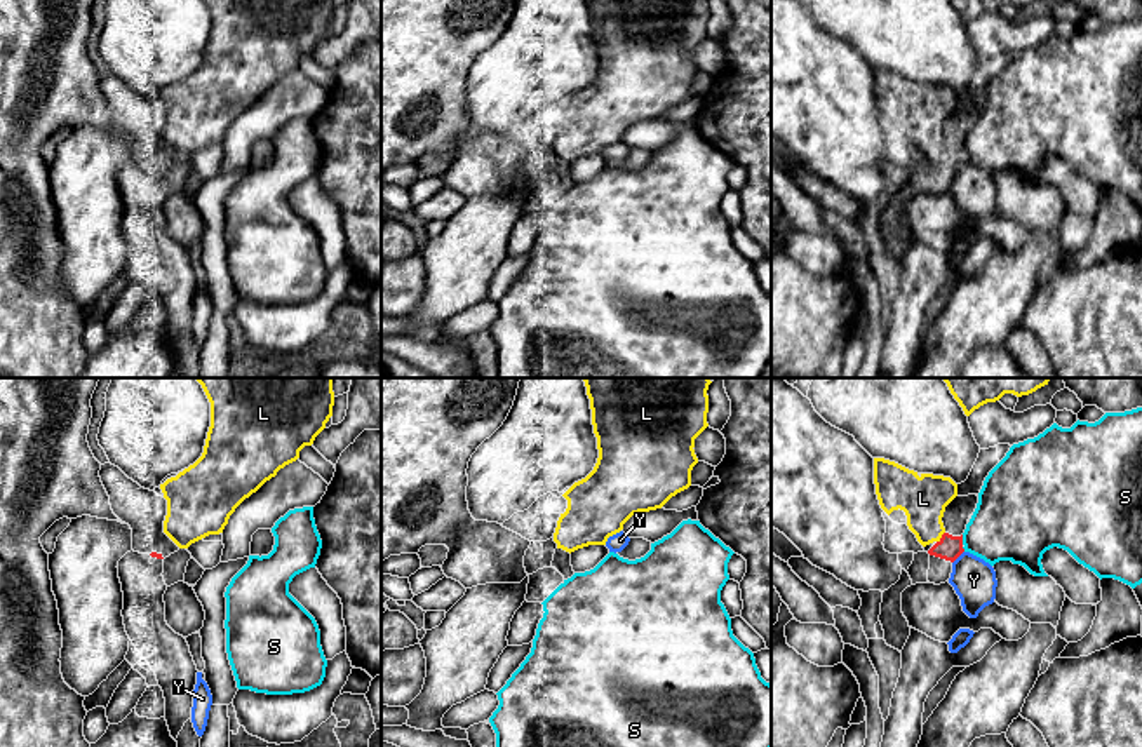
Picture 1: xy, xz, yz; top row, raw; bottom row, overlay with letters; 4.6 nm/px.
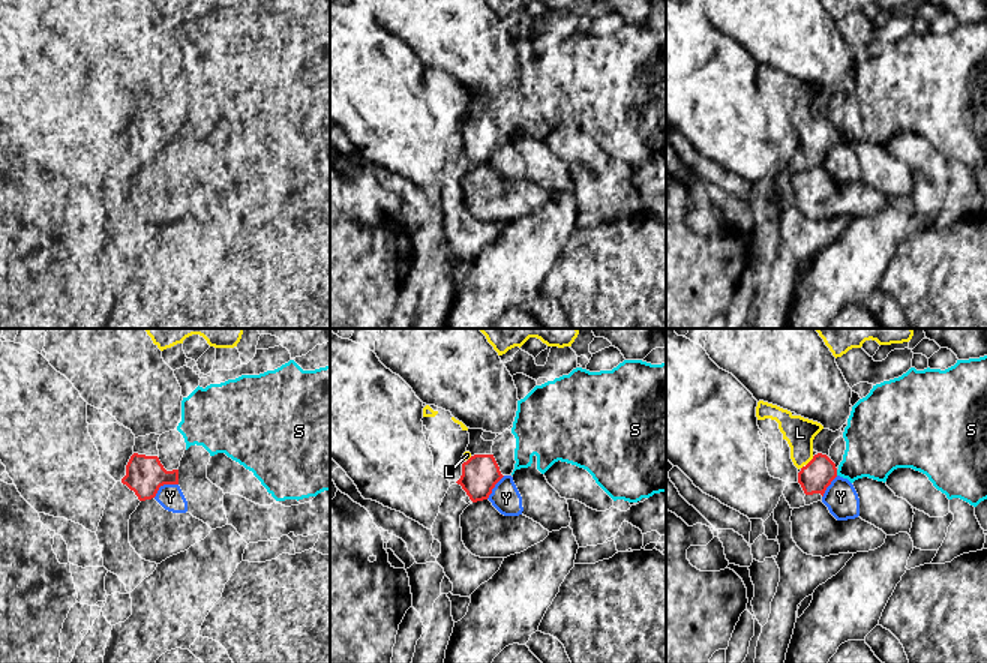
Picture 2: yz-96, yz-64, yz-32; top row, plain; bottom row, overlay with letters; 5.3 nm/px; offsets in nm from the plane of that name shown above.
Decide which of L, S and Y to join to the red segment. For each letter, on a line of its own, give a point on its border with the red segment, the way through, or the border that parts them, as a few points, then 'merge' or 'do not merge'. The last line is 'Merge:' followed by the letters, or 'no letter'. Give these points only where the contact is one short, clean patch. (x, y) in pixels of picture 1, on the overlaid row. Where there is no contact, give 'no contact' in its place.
L: yz (942, 537) | merge
S: yz (961, 540) | do not merge
Y: yz (958, 556) | do not merge
Merge: L

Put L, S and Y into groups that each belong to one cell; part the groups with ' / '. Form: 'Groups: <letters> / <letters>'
Groups: L / S / Y

